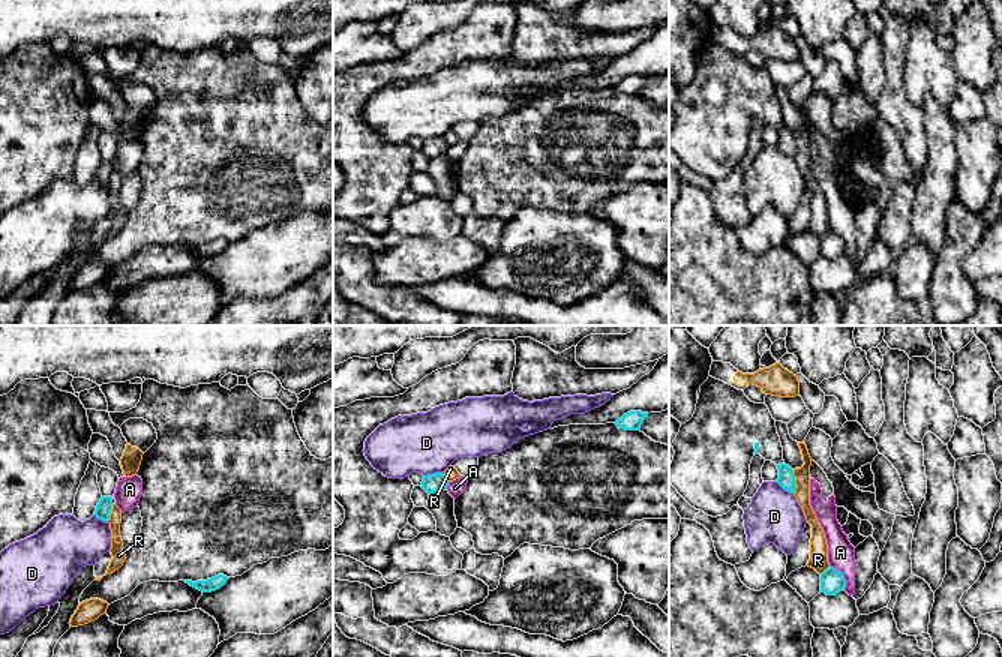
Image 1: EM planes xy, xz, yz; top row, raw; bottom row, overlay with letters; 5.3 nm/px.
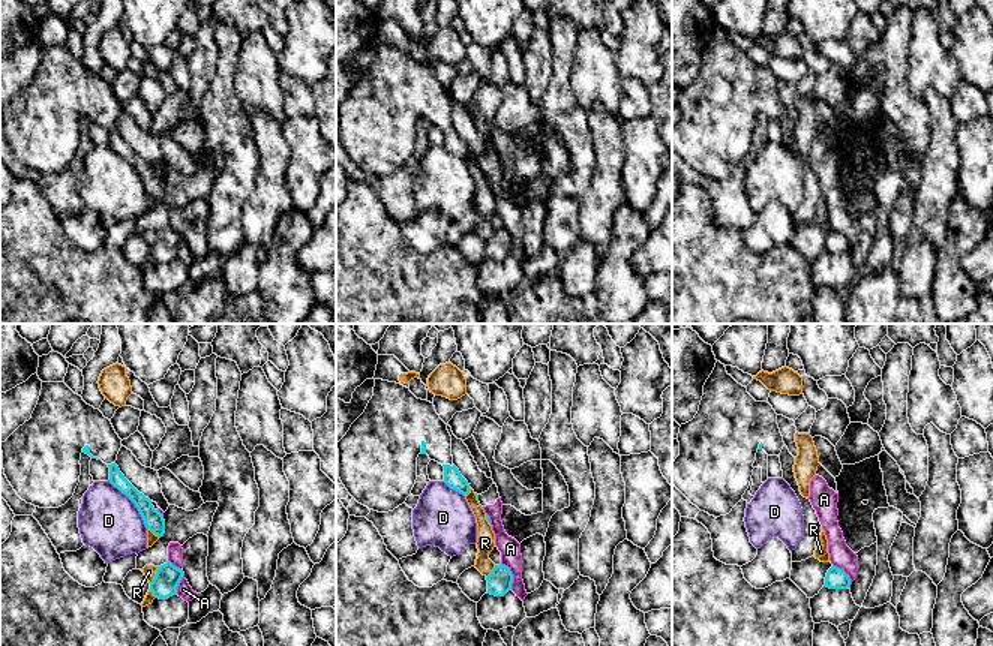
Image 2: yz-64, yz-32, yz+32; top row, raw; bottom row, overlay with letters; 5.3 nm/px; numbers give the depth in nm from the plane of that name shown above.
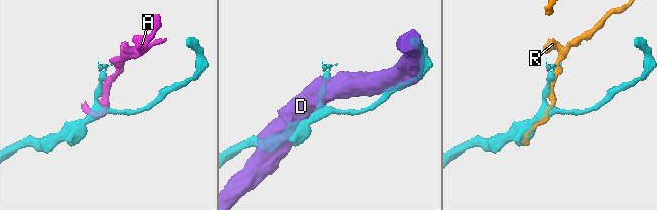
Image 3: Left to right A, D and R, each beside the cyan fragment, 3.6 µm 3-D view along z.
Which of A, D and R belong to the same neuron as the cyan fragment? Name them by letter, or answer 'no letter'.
no letter

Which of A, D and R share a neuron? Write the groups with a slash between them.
A / D / R

